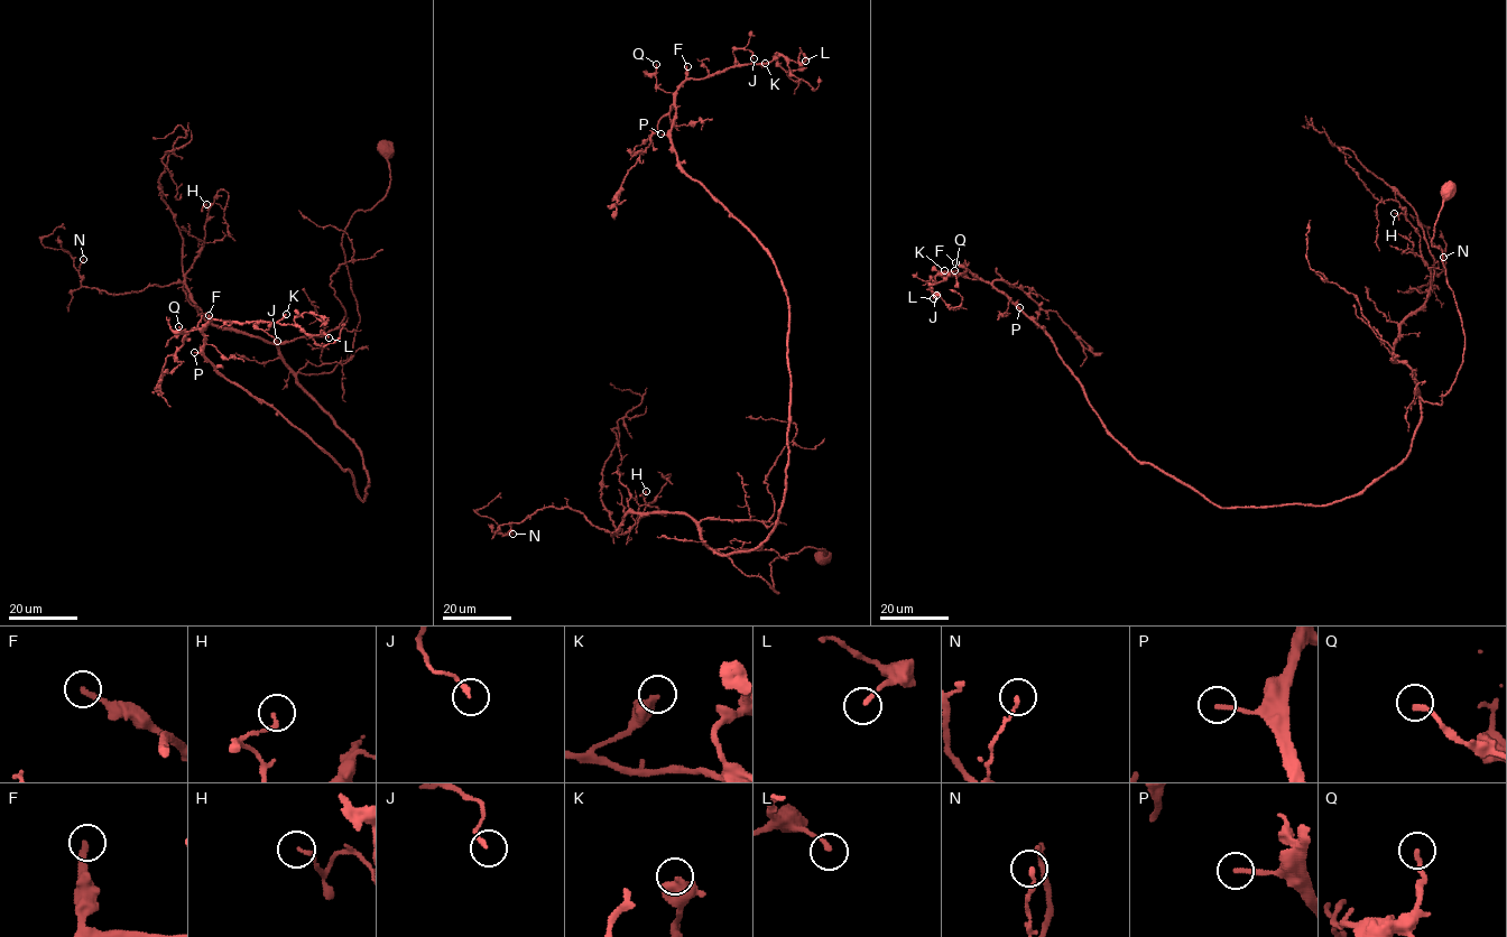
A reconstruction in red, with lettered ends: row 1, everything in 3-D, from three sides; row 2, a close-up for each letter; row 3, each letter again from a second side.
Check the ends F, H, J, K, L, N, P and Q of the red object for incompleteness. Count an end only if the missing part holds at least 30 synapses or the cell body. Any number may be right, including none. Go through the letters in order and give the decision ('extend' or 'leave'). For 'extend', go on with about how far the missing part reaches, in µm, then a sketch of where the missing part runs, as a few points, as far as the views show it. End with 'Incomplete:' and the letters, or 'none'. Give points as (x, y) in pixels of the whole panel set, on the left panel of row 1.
F: extend | 40 µm | (209, 315), (209, 311), (204, 315), (186, 309), (170, 315)
H: leave
J: leave
K: leave
L: leave
N: leave
P: leave
Q: leave
Incomplete: F

